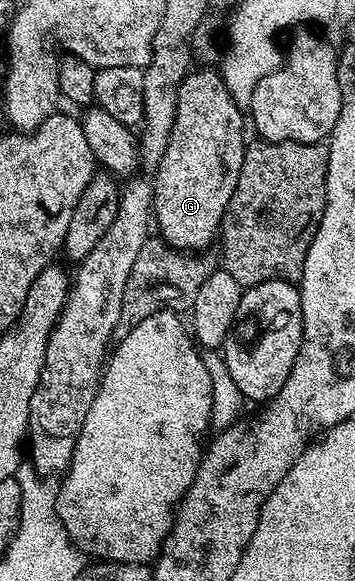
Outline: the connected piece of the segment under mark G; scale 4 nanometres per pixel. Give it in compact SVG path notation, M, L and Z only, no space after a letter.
M199 70L203 71L188 71L181 85L171 136L153 175L153 219L163 242L176 249L205 249L211 238L220 234L229 197L241 177L245 150L244 112L233 101L218 70Z

